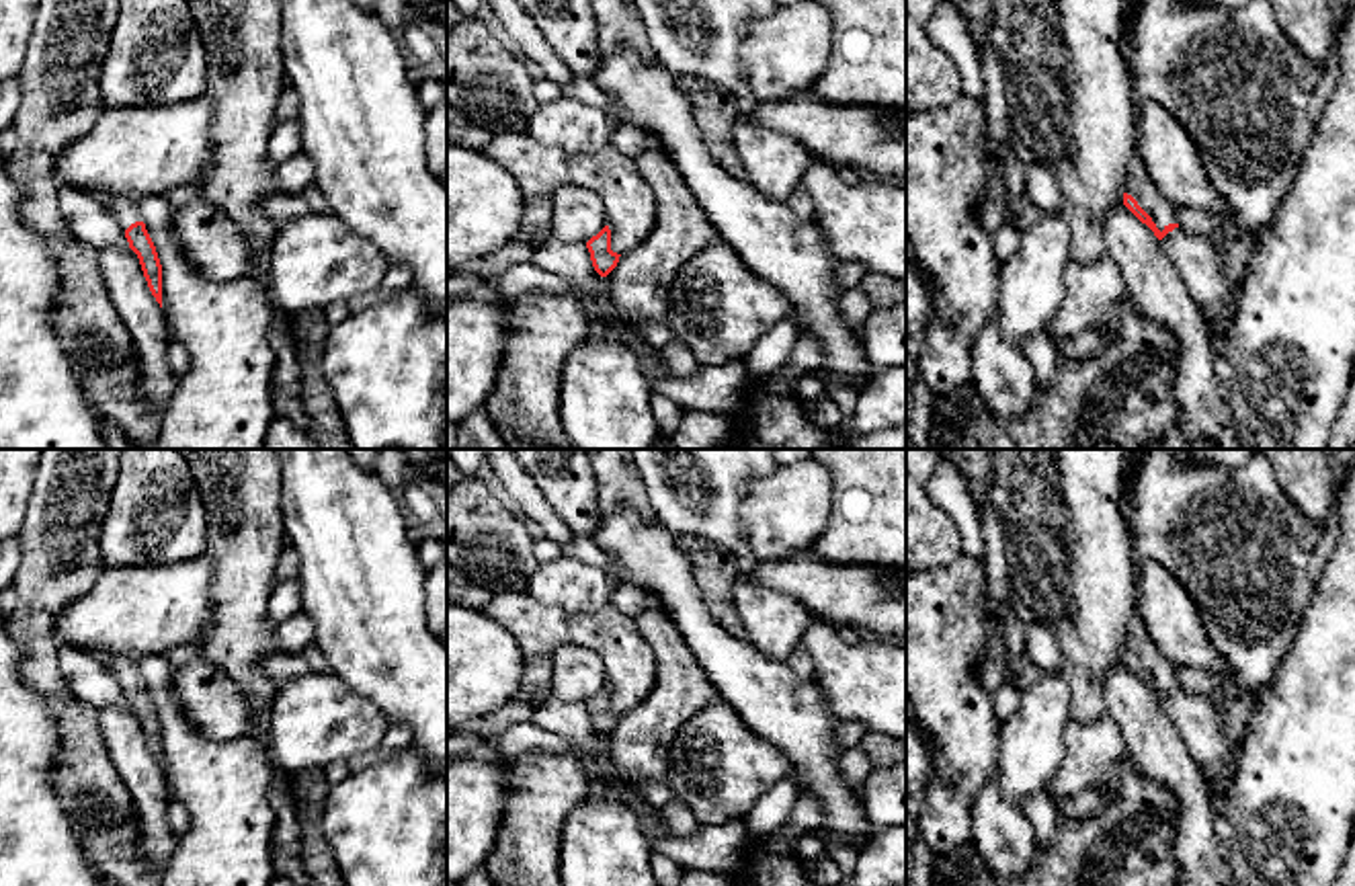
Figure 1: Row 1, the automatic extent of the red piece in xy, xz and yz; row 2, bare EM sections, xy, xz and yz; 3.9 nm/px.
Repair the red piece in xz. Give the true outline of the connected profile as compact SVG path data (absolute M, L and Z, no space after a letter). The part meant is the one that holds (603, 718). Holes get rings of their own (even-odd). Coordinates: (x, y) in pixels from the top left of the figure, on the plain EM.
M605 685L597 695L586 701L594 730L607 736L619 722L617 712L611 710L611 689Z

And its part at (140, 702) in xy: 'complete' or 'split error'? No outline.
split error

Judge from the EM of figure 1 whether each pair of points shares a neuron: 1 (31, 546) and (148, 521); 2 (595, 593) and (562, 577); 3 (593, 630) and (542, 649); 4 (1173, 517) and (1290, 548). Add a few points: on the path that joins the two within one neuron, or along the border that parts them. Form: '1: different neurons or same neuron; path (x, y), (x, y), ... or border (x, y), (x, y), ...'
1: different neurons; border (109, 497), (101, 530), (103, 567)
2: same neuron; path (587, 589), (570, 585)
3: different neurons; border (566, 616), (566, 632), (572, 640)
4: same neuron; path (1202, 524), (1228, 536), (1241, 548), (1261, 548)

